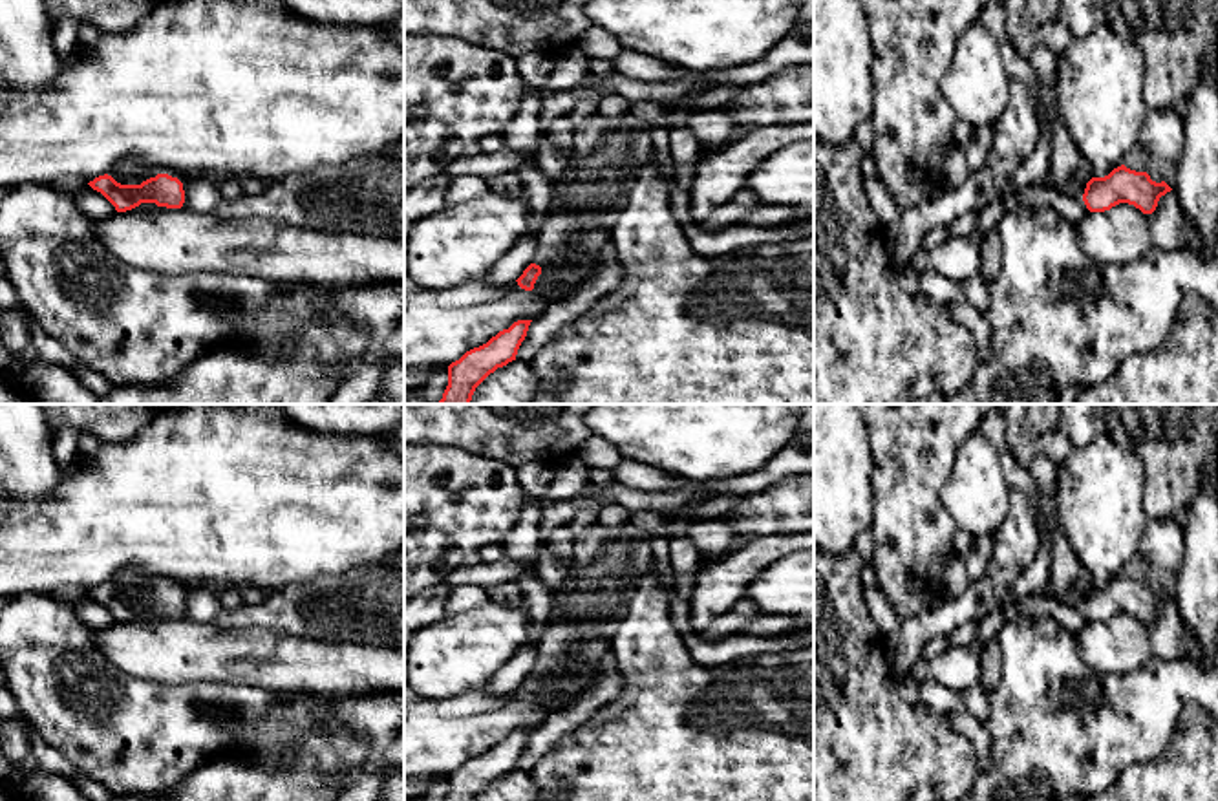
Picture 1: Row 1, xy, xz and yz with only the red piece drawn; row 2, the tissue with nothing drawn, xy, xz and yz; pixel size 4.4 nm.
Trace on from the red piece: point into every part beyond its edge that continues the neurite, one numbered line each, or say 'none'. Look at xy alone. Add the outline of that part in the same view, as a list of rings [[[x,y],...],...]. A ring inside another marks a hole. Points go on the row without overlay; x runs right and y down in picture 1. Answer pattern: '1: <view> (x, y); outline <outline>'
1: xy (130, 582); outline [[[126,571],[115,574],[108,585],[112,585],[121,594],[141,594],[143,591],[155,587],[157,583],[168,583],[172,587],[177,587],[181,593],[187,591],[187,587],[179,582],[166,580],[166,578],[152,578],[150,574]]]

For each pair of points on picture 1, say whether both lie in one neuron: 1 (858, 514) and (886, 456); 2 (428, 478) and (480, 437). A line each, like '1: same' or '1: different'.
1: different
2: different

